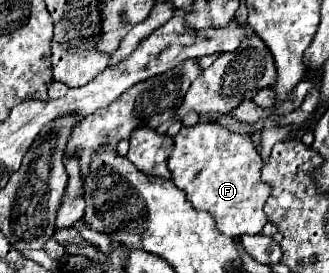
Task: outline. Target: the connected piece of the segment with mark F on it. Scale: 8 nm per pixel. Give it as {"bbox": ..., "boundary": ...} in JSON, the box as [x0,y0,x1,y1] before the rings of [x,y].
{"bbox":[168,123,270,237],"boundary":[[[216,123],[182,127],[174,137],[168,169],[174,185],[186,191],[192,207],[208,211],[218,221],[218,229],[228,237],[256,235],[264,227],[266,215],[262,207],[270,195],[270,187],[260,179],[262,161],[250,137],[232,133]]]}

